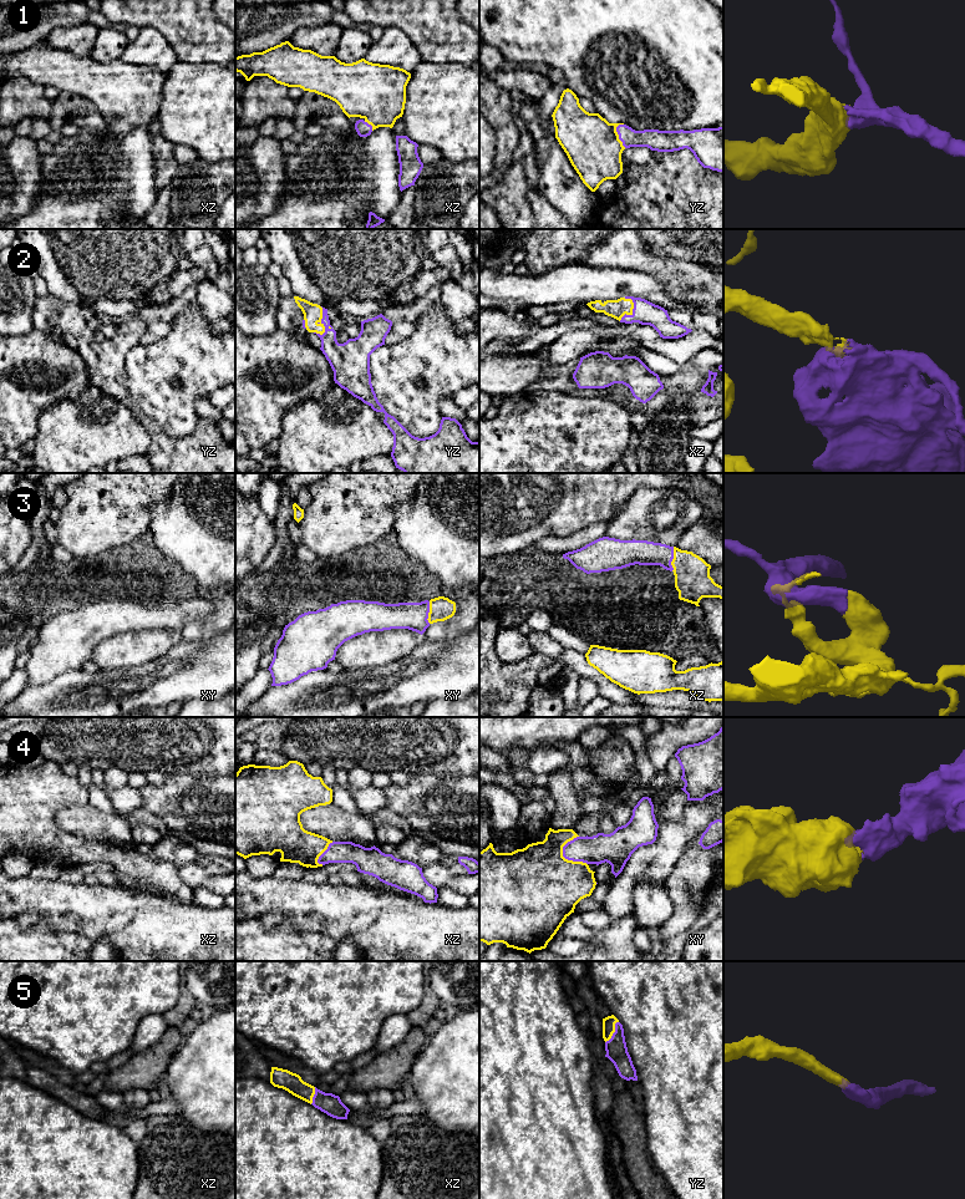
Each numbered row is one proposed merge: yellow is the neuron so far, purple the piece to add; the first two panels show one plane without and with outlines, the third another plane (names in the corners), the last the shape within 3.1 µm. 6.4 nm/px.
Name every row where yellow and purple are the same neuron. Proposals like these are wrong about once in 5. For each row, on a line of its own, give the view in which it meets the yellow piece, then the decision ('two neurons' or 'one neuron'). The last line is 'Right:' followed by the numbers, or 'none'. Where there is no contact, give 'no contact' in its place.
1: yz | one neuron
2: yz | one neuron
3: xz | one neuron
4: xy | one neuron
5: yz | one neuron
Right: 1, 2, 3, 4, 5

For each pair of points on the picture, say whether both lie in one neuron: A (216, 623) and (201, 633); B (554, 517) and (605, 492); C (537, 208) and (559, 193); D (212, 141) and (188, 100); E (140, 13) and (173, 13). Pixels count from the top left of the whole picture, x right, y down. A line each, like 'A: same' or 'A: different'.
A: same
B: same
C: different
D: same
E: same

